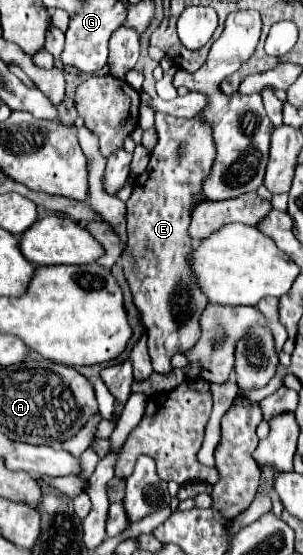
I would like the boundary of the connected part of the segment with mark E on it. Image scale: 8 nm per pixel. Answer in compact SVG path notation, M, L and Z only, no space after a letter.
M155 112L155 129L159 135L157 147L151 151L149 167L143 175L137 177L137 185L133 187L131 199L127 201L127 247L121 257L121 265L125 277L129 281L135 305L143 317L143 323L149 329L149 355L153 361L153 369L157 373L171 371L171 355L183 353L195 345L201 335L199 317L207 305L205 295L195 287L193 275L187 265L187 253L193 249L191 239L187 235L189 227L189 213L193 205L193 195L199 195L203 179L209 175L213 159L215 159L215 143L211 137L211 127L203 119L194 117L184 119Z

